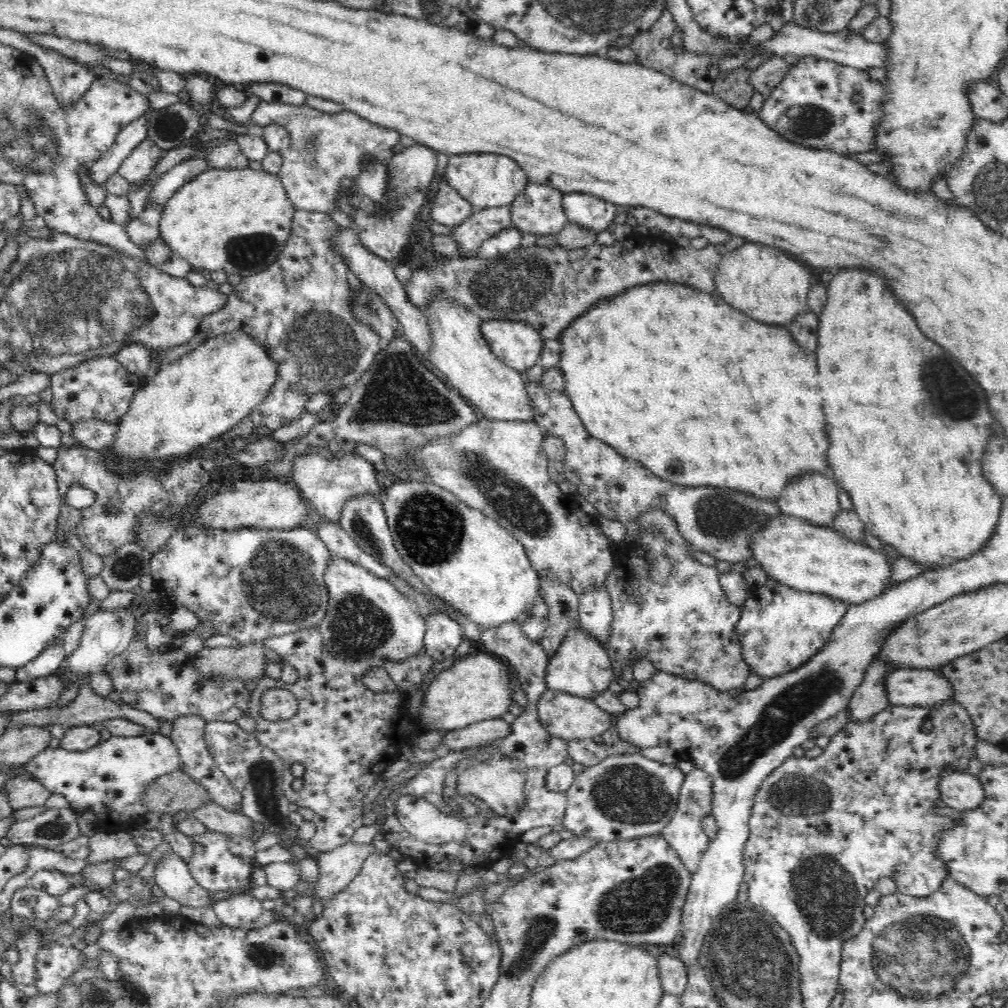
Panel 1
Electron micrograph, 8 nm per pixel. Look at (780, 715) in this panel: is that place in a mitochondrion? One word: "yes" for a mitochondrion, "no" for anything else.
yes

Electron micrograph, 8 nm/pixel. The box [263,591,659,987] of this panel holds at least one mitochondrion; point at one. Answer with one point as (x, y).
(542, 929)

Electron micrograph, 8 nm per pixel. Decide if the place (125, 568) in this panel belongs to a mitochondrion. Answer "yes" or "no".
yes

